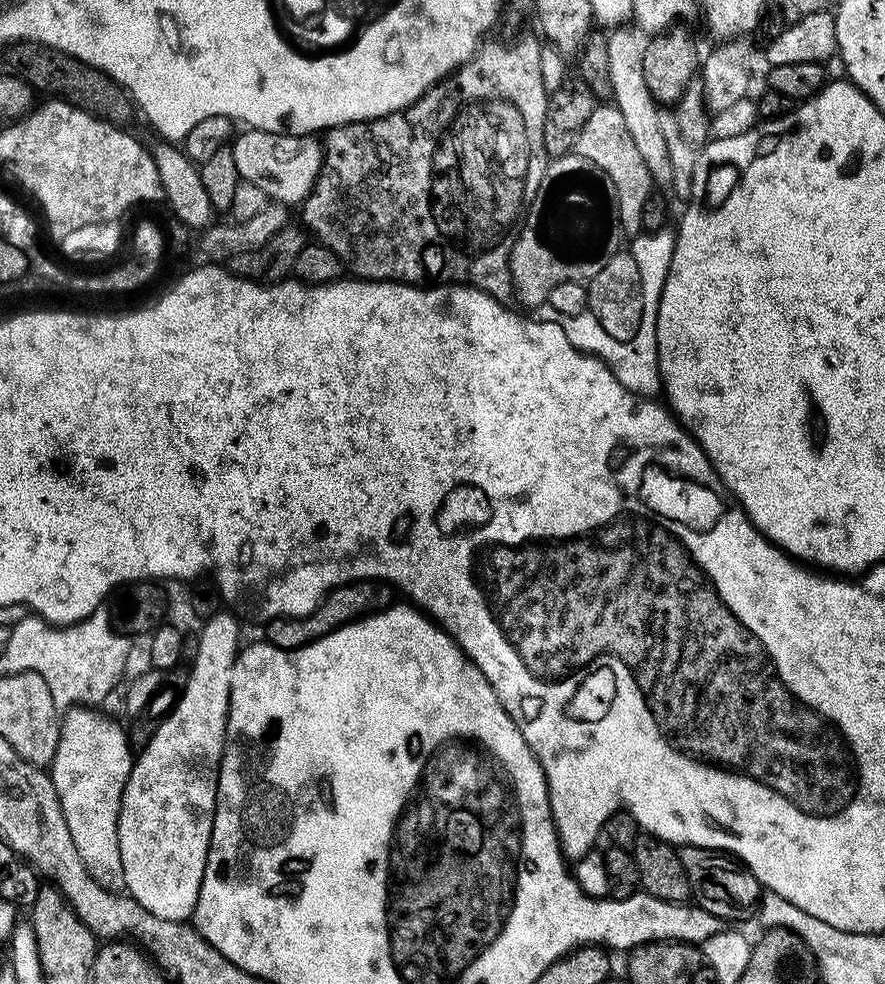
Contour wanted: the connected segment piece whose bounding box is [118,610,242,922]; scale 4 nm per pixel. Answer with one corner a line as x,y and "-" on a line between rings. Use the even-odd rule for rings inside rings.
221,610
203,621
204,629
198,632
198,656
190,663
192,673
184,684
184,693
175,697
168,715
157,723
150,742
135,757
126,790
122,794
118,814
118,850
122,854
123,887
127,895
136,900
138,906
150,910
154,918
188,922
193,919
196,910
216,813
216,777
224,753
230,678
242,647
239,622
228,610

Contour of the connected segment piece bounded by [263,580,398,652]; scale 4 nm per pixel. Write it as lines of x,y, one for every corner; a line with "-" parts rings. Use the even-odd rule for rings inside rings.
353,580
350,584
334,589
317,608
305,616
277,616
263,625
267,643
280,648
283,652
292,652
330,634
335,628
343,624
353,624
355,620
362,620
366,616
373,616
384,612
397,603
398,592
387,580

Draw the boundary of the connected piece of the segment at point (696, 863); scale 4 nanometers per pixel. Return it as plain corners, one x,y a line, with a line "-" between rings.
685,844
679,849
682,870
686,870
686,878
690,878
693,893
701,896
705,905
715,909
716,917
721,922
740,920
748,911
759,905
762,895
760,883
747,866
740,863
735,856
714,848
699,848
693,844

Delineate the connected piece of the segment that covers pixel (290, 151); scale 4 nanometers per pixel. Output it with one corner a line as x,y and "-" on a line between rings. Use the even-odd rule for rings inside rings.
248,128
239,136
240,133
231,141
230,147
240,179
258,186
269,201
287,206
303,205
312,193
324,161
321,141
315,135
292,136
288,132
267,132
257,128

